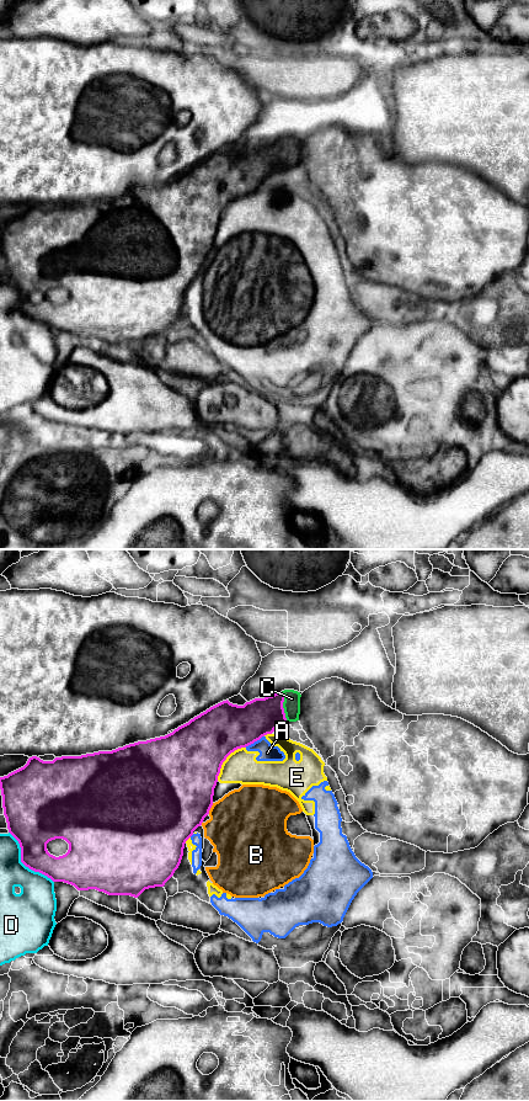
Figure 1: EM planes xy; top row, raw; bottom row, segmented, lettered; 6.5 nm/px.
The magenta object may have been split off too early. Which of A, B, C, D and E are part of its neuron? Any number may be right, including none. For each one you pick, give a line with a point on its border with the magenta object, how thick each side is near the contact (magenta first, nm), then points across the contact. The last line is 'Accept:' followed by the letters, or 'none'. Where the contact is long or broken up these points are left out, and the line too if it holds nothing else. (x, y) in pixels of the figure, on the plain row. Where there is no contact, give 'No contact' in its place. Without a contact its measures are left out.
C: Touches magenta at xy (282, 154). Thickness 240 nm (magenta) against 110 nm. Path across: xy (249, 171), (282, 154), (292, 147)
Accept: C

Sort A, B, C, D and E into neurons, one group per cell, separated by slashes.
A B E / C / D

